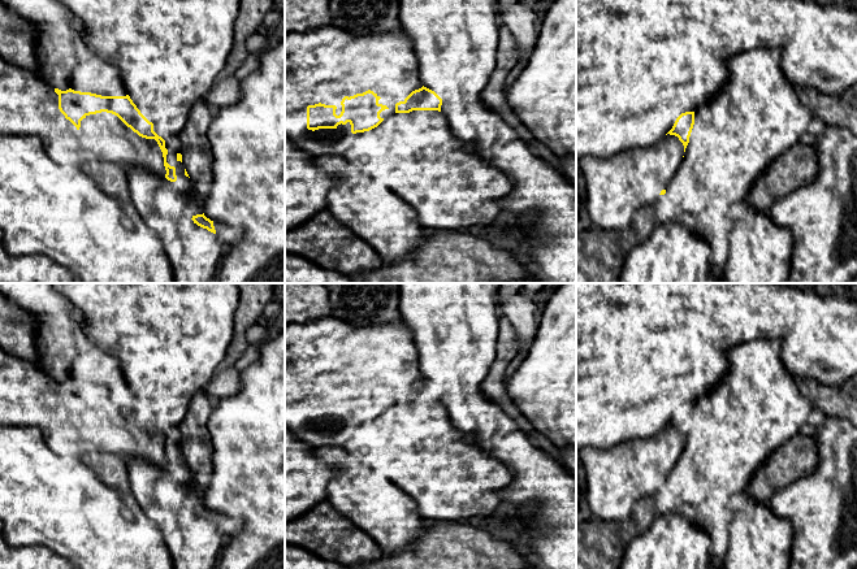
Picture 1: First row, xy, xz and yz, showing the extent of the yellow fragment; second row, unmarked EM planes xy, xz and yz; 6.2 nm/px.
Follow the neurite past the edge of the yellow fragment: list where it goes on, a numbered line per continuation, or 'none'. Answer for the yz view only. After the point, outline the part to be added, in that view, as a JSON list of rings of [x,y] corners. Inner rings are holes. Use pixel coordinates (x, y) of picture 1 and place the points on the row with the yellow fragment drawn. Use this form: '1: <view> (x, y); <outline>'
1: yz (617, 187); [[[667,134],[653,145],[629,148],[609,158],[581,157],[593,229],[628,230],[639,209],[655,205],[683,156],[683,143]]]

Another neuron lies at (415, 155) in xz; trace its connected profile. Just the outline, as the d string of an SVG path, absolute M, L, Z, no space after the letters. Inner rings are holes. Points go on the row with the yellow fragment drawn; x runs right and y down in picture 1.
M438 110L394 113L377 127L362 133L342 157L346 177L336 183L336 188L341 192L368 187L393 191L415 210L419 223L428 230L484 229L497 213L489 203L512 190L507 174L488 165L459 139Z

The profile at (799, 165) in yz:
M796 143L778 156L752 186L748 203L769 212L770 208L788 192L815 179L818 156L813 145Z

